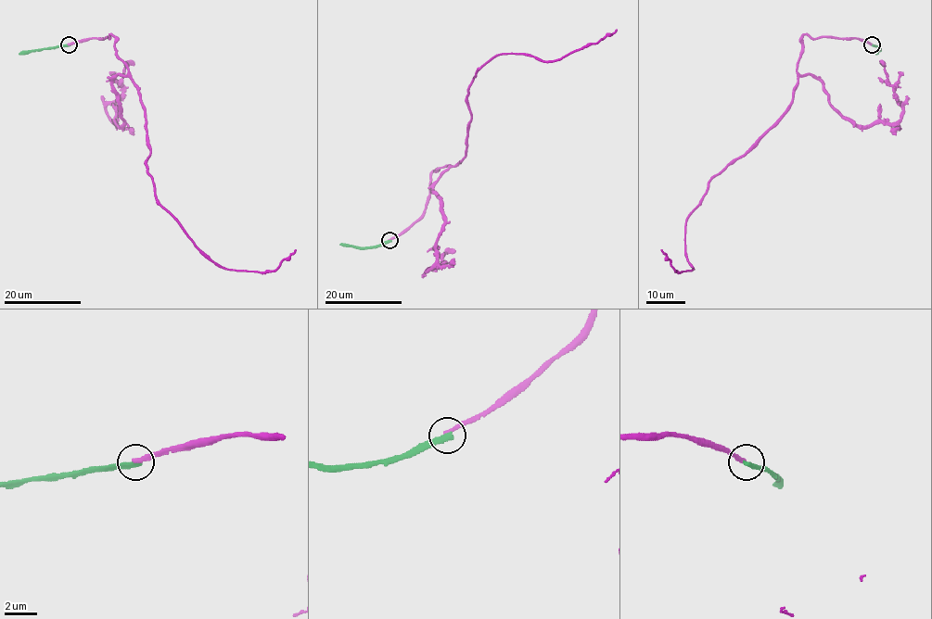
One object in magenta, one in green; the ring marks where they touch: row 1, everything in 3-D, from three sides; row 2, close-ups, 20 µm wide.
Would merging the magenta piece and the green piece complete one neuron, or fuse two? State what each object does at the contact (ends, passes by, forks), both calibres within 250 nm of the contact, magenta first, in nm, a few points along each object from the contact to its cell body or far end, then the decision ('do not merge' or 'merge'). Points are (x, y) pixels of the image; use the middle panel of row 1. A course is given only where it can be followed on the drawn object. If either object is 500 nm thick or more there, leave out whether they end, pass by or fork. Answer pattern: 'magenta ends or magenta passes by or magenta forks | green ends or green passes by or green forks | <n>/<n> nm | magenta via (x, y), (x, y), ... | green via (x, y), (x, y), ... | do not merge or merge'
magenta ends | green ends | 260/360 nm | magenta via (389, 239), (421, 216), (434, 171), (465, 156), (467, 87), (483, 65), (509, 54), (560, 59), (616, 30) | green via (389, 241), (369, 247), (339, 245) | do not merge

